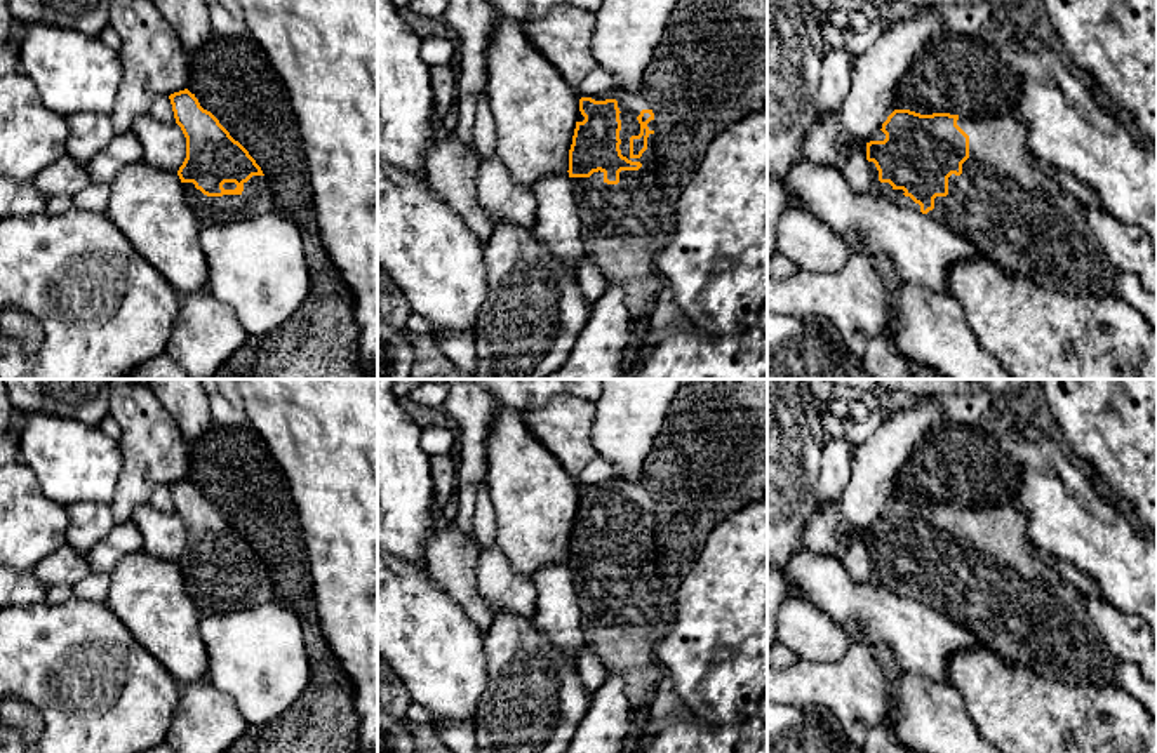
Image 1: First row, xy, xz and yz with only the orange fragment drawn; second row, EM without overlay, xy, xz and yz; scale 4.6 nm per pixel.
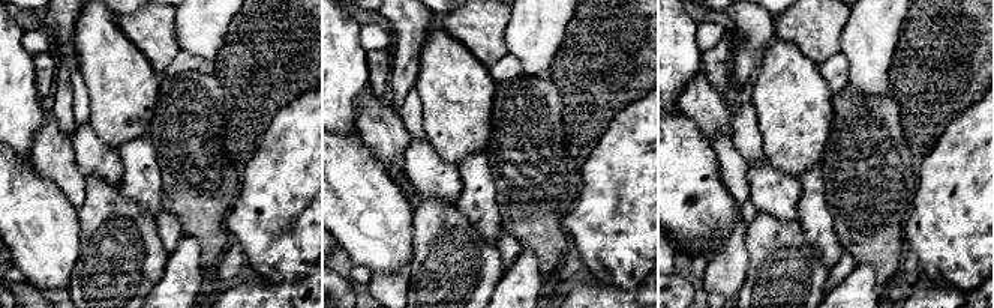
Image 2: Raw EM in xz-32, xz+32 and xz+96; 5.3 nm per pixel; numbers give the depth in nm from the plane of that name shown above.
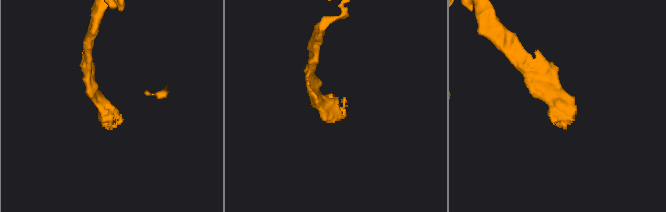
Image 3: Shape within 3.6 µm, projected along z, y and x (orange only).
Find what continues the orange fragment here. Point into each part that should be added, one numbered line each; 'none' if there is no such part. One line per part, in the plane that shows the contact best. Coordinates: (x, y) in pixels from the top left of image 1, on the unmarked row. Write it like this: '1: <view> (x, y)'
1: xz (623, 616)

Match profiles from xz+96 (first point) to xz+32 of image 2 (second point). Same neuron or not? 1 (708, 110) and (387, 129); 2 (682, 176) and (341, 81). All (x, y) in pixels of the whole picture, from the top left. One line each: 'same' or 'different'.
1: same
2: different

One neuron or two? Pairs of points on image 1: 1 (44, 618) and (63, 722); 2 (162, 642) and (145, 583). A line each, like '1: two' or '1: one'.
1: one
2: one

